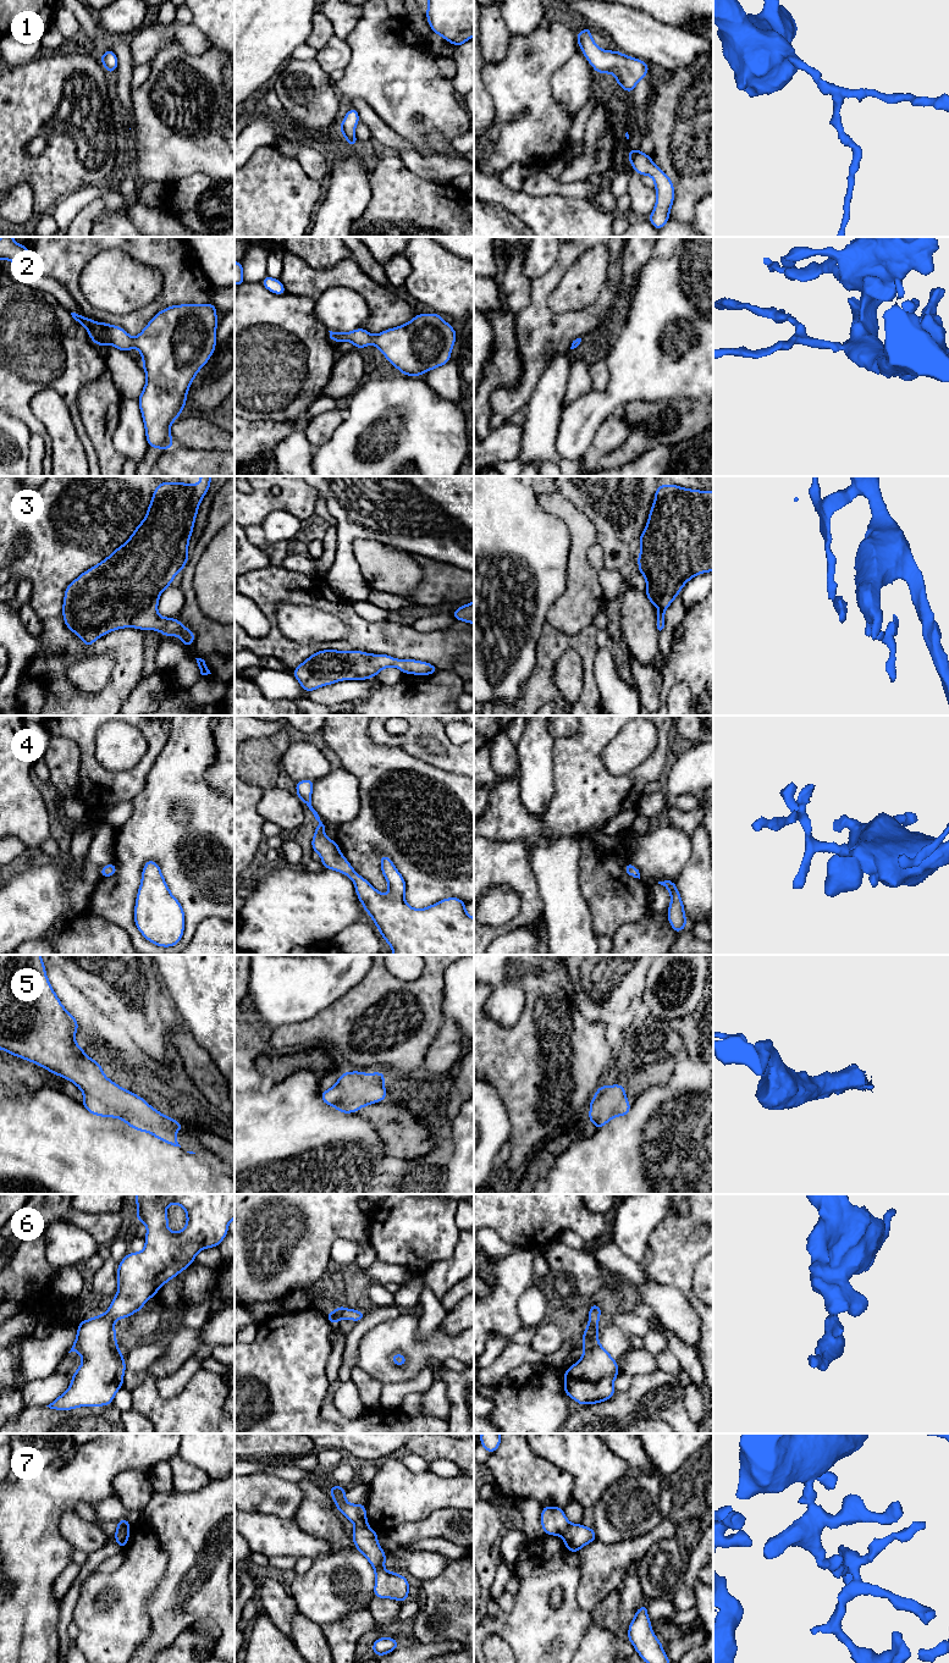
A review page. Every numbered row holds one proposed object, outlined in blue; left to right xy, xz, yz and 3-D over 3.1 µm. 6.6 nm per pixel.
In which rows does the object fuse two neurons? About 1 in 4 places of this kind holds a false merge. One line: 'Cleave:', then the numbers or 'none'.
Cleave: 7

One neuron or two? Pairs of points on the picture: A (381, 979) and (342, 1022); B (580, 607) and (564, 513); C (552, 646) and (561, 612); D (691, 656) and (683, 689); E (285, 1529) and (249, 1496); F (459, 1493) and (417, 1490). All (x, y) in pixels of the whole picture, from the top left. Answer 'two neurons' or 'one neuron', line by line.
A: one neuron
B: one neuron
C: two neurons
D: two neurons
E: two neurons
F: one neuron

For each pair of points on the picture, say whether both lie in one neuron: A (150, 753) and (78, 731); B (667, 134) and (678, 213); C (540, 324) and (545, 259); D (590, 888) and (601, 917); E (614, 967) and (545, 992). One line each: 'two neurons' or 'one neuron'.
A: one neuron
B: one neuron
C: two neurons
D: one neuron
E: two neurons

